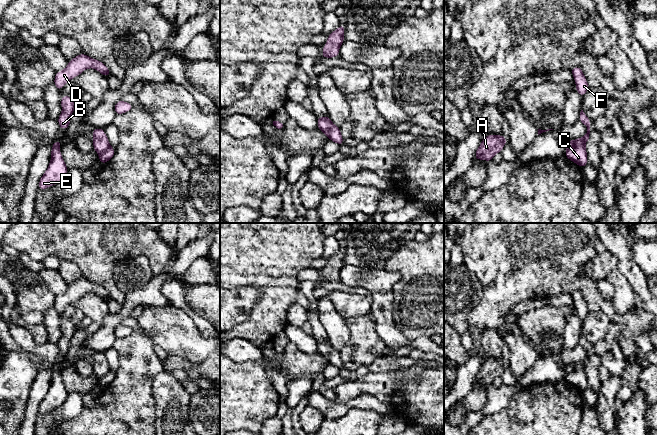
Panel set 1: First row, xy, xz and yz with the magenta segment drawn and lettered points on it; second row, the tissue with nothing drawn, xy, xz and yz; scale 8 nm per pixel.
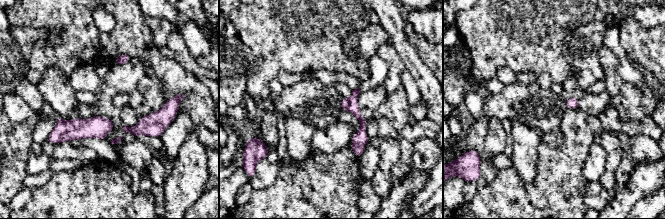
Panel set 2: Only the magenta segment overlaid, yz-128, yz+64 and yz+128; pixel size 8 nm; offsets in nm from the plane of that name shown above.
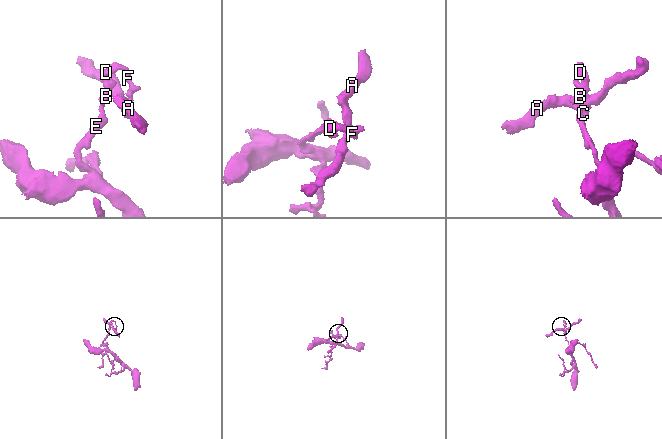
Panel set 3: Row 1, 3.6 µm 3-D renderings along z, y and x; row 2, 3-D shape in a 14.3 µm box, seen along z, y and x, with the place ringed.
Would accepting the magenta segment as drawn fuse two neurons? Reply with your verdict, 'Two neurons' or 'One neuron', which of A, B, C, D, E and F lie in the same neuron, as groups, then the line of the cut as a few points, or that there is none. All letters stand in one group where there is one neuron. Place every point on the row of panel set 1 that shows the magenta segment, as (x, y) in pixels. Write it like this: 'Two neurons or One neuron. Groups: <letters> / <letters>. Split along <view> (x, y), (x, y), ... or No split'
Two neurons. Groups: A / B C D E F. Split along yz (582, 138), (576, 145), (568, 149)

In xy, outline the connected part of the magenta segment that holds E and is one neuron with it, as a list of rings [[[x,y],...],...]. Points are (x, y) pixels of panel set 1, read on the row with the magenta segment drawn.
[[[56,140],[52,144],[51,160],[47,170],[39,180],[38,190],[45,190],[52,185],[60,183],[68,172],[60,152],[61,142],[61,140]]]

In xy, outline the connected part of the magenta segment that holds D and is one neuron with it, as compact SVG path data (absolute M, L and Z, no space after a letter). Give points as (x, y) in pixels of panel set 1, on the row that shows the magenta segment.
M81 53L75 58L69 60L67 67L64 70L56 72L53 84L60 92L68 81L79 76L84 70L88 68L96 69L105 78L111 74L109 68L104 63L94 58L90 58L84 53Z

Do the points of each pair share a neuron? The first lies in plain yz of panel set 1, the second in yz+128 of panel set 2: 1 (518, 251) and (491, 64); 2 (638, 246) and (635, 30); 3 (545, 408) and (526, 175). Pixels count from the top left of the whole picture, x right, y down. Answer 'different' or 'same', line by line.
1: same
2: different
3: different

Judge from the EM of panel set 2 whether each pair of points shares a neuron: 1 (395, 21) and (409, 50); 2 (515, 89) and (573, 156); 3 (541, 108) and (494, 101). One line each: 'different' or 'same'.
1: same
2: different
3: same

